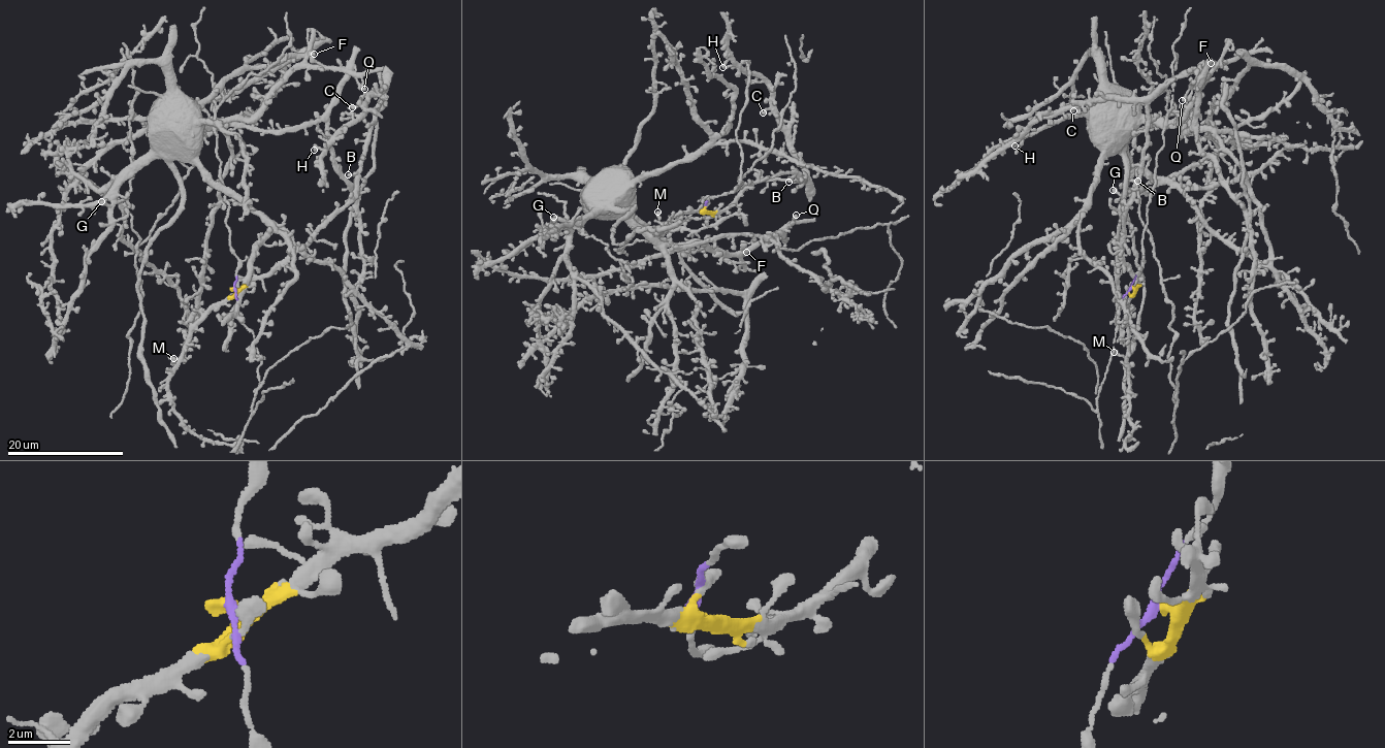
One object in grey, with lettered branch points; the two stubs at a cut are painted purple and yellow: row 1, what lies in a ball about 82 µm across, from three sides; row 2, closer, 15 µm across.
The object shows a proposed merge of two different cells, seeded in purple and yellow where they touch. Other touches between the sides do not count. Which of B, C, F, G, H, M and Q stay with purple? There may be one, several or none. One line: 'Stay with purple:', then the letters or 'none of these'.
Stay with purple: F, G, Q

